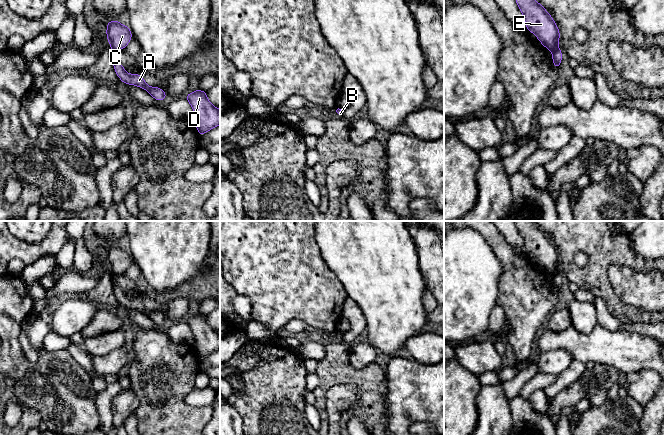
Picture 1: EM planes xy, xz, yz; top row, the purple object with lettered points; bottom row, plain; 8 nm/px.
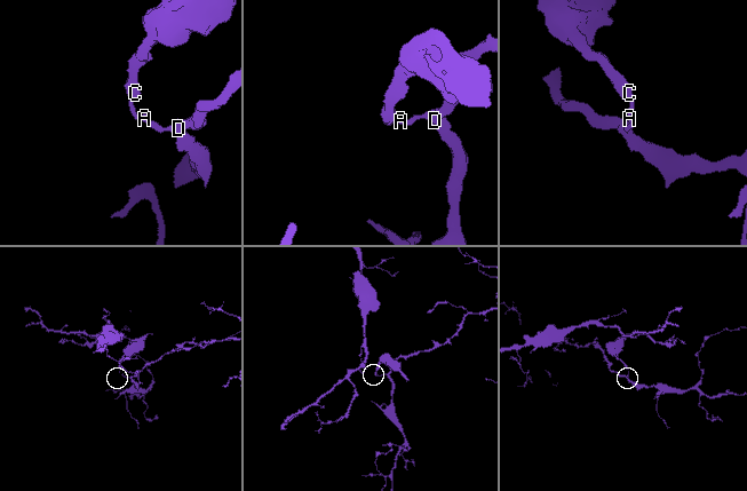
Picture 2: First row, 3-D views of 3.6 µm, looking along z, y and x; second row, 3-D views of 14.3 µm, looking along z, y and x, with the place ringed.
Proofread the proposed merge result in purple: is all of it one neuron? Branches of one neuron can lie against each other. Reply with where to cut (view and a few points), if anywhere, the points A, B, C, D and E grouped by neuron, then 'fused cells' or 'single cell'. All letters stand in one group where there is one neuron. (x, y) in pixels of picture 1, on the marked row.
yz (557, 47), (553, 51) | A B D / C E | fused cells

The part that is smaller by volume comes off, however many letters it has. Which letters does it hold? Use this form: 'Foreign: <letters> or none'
Foreign: C, E

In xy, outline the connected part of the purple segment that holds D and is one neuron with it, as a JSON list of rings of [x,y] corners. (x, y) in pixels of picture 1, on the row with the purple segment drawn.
[[[198,88],[196,91],[184,96],[194,111],[194,123],[199,136],[220,124],[220,110],[210,103],[206,93],[207,91],[201,91]]]

